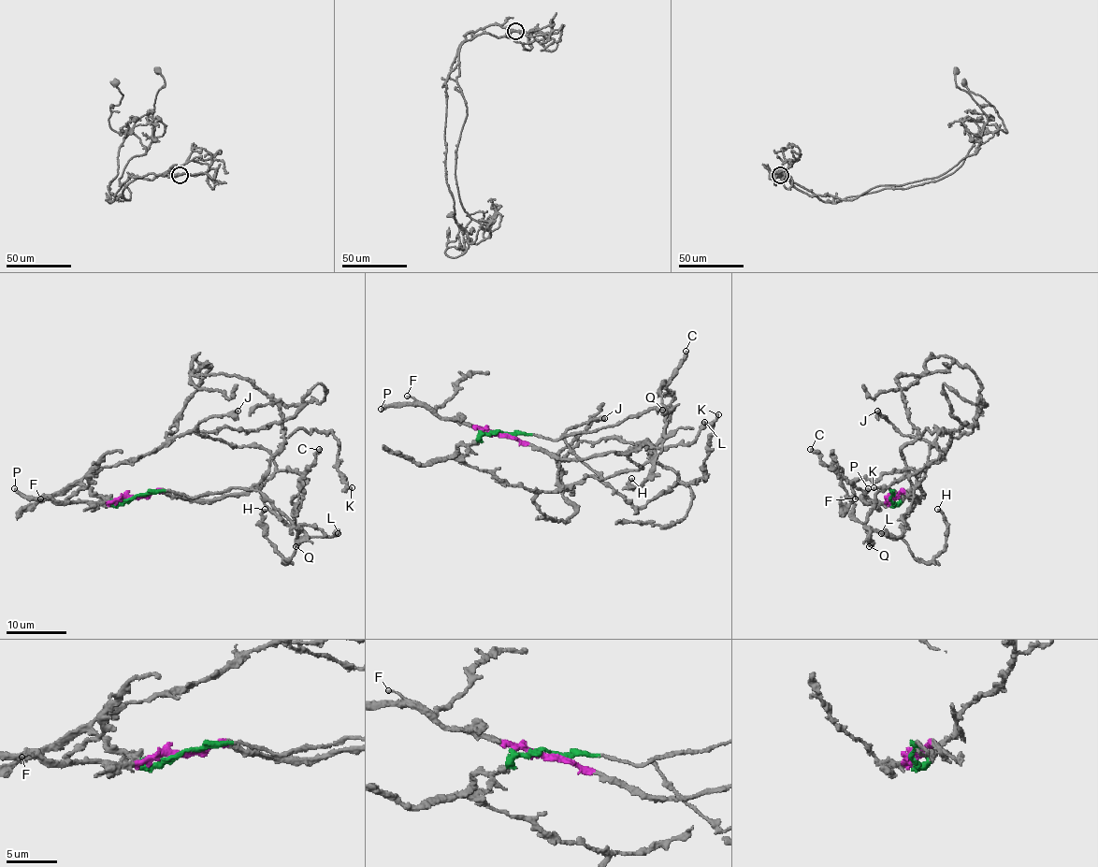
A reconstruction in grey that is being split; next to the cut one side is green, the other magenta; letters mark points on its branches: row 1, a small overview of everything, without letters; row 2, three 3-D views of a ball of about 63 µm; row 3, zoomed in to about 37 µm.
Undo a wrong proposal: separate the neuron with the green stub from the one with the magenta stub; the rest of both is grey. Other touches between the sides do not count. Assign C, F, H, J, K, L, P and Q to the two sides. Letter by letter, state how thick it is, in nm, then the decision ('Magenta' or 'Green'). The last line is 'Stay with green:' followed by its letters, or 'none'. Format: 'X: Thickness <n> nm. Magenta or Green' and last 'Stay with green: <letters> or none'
C: Thickness 440 nm. Green
F: Thickness 200 nm. Magenta
H: Thickness 280 nm. Green
J: Thickness 300 nm. Magenta
K: Thickness 280 nm. Magenta
L: Thickness 600 nm. Magenta
P: Thickness 420 nm. Magenta
Q: Thickness 600 nm. Green
Stay with green: C, H, Q

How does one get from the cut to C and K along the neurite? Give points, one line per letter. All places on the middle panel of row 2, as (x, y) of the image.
C: (501, 433), (561, 439), (639, 416), (660, 405), (658, 393), (666, 386), (686, 351)
K: (501, 433), (562, 458), (626, 453), (648, 442), (649, 455), (684, 483), (696, 483), (705, 480), (718, 413)

